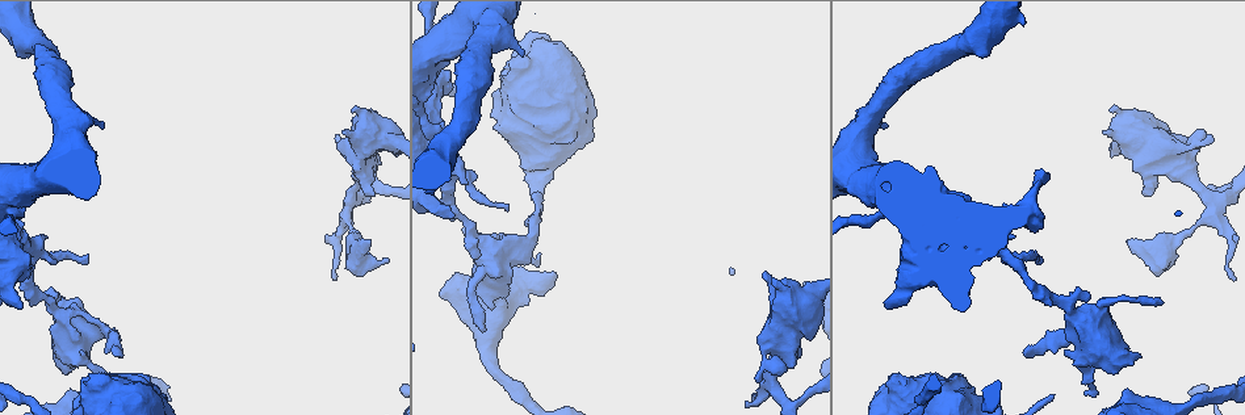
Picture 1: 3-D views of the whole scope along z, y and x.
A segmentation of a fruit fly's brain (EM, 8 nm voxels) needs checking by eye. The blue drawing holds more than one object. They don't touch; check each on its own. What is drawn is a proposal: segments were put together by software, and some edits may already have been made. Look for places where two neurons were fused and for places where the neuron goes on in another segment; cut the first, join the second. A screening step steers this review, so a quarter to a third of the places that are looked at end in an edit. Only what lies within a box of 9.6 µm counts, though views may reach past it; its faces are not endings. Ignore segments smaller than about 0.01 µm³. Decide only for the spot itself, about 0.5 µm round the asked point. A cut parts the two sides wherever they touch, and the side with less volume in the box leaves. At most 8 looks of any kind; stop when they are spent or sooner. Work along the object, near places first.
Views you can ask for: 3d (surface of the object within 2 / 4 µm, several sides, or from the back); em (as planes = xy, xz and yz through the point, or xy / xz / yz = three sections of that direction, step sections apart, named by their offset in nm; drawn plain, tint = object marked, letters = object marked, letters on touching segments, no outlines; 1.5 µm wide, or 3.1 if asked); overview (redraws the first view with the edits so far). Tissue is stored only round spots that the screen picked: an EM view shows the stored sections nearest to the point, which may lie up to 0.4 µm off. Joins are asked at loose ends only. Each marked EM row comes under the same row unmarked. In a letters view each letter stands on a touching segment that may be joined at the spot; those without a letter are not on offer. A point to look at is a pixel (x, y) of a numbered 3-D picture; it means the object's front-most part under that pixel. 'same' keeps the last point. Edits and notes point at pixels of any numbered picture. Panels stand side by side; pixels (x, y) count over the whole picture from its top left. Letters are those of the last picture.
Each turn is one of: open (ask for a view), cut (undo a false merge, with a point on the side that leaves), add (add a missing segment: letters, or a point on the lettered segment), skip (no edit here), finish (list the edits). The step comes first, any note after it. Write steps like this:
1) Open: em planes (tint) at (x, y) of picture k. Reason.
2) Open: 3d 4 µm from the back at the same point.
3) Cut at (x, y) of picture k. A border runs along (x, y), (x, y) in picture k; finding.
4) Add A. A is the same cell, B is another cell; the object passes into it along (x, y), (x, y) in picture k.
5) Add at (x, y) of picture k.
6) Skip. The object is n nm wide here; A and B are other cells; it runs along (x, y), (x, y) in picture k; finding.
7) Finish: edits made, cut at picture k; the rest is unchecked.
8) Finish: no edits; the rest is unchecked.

Open: em xy step 4 (letters) at (1005, 256) of picture 1.

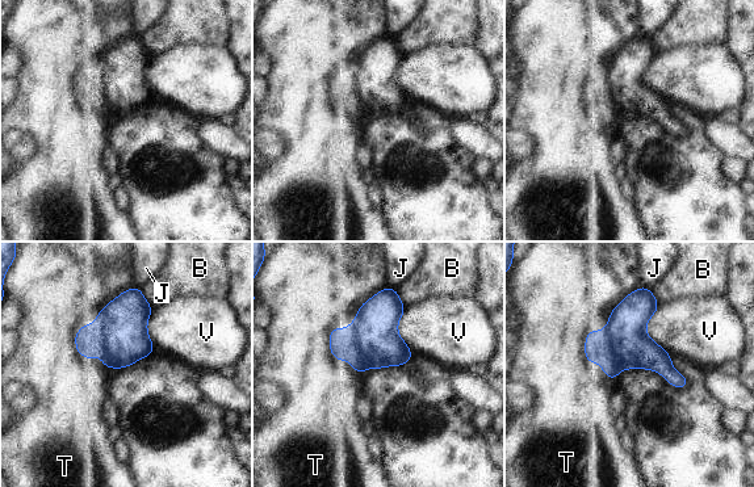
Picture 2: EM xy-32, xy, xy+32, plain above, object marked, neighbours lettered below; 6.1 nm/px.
Cut at (91, 340) of picture 2. The longest contact is with T, 600 nm; B, J, T and V are other cells; a border runs along (101, 311), (107, 357), (113, 366) in picture 2; two neurons meet here.

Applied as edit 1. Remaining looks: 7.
Open: 3d 4 µm at (344, 131) of picture 1. Free end.

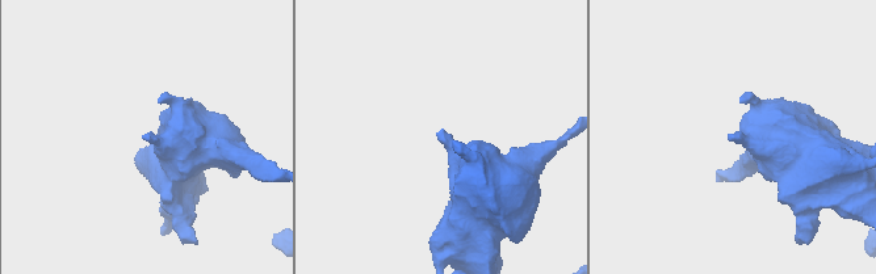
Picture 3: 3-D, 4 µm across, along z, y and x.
Open: em planes (tint) at (150, 137) of picture 3.

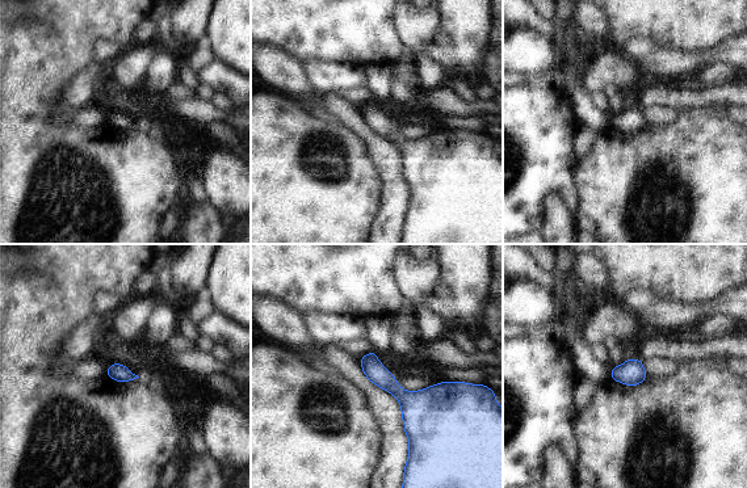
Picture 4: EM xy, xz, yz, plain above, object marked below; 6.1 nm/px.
Open: em planes (letters) at the same point.

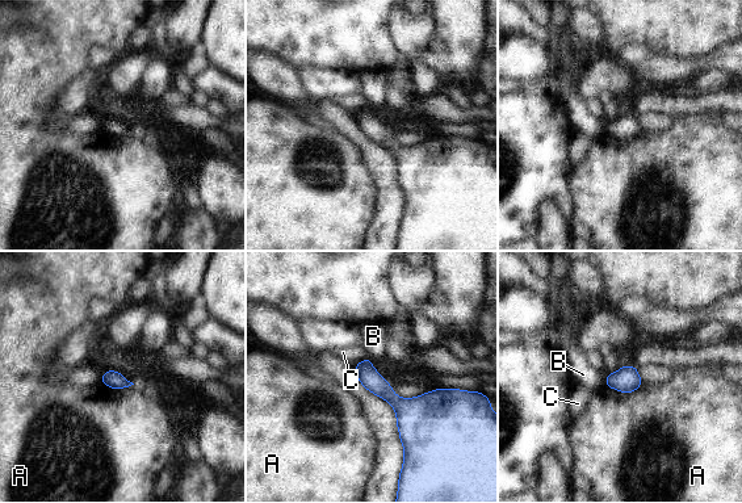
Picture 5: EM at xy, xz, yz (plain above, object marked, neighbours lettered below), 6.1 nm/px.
Skip. A, B and C are other cells; a border runs along (644, 384), (629, 393), (607, 388) in picture 5; no lettered segment goes on from it.

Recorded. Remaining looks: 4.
Finish: edits made, cut at picture 2; the rest is unchecked.

